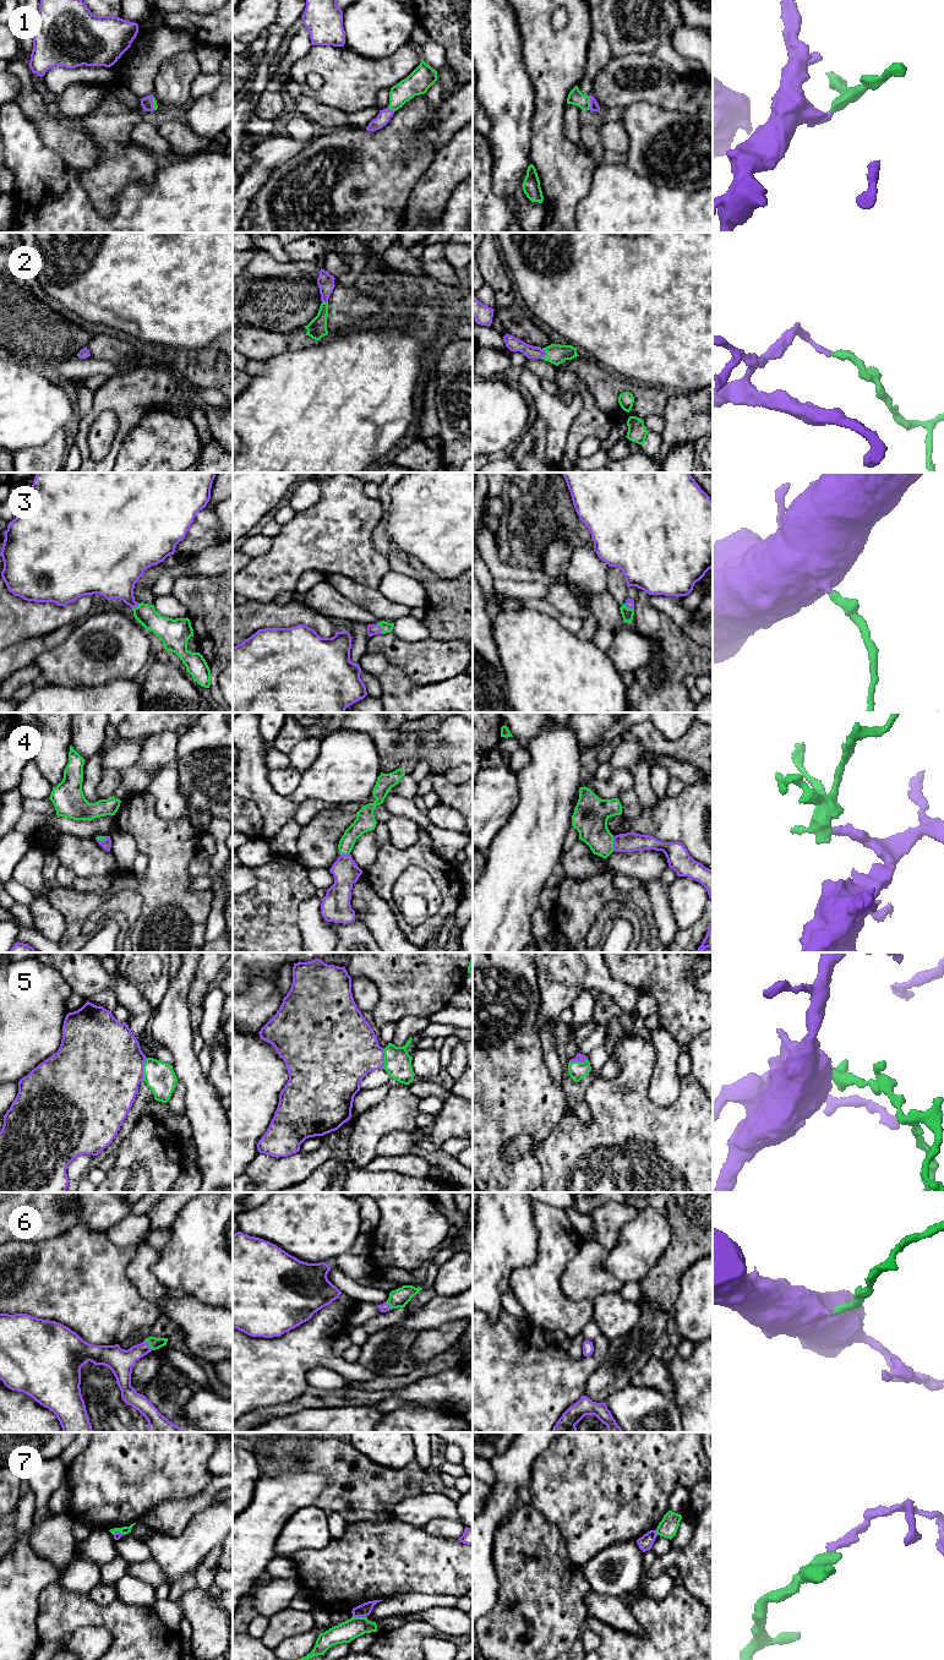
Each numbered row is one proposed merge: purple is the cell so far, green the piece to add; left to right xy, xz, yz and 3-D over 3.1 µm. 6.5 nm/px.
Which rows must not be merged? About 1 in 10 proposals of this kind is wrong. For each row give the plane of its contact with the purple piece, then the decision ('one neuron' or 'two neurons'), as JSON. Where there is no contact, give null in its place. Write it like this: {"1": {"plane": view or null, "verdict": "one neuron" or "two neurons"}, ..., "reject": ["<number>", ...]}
{"1": {"plane": "yz", "verdict": "one neuron"}, "2": {"plane": "yz", "verdict": "one neuron"}, "3": {"plane": "xz", "verdict": "one neuron"}, "4": {"plane": "yz", "verdict": "one neuron"}, "5": {"plane": "xy", "verdict": "one neuron"}, "6": {"plane": "xy", "verdict": "one neuron"}, "7": {"plane": "xz", "verdict": "two neurons"}, "reject": ["7"]}

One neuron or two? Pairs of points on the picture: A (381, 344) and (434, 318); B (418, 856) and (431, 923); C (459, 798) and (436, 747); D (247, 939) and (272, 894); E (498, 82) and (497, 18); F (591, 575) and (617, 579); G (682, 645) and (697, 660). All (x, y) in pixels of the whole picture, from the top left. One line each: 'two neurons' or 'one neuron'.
A: one neuron
B: one neuron
C: two neurons
D: one neuron
E: one neuron
F: two neurons
G: one neuron

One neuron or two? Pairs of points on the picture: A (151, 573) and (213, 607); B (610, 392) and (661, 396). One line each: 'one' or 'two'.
A: two
B: one

